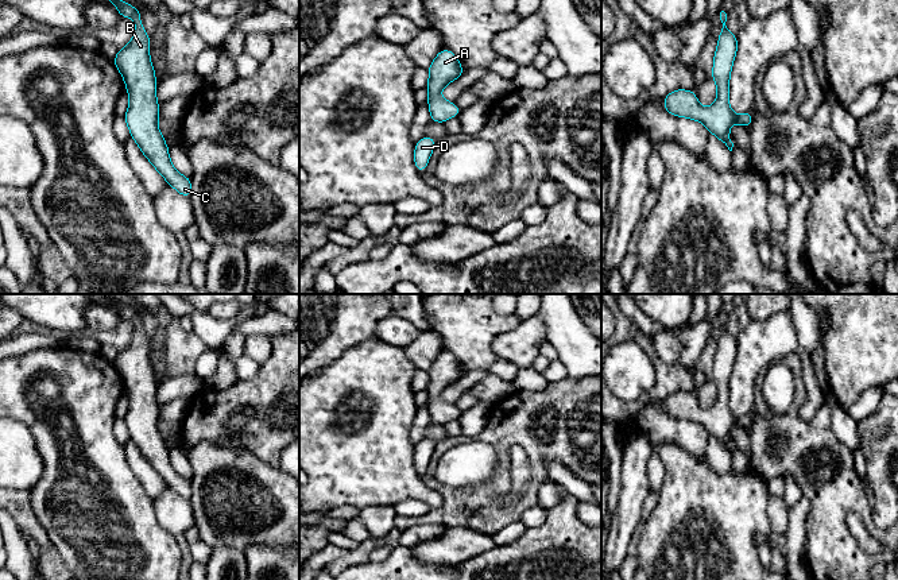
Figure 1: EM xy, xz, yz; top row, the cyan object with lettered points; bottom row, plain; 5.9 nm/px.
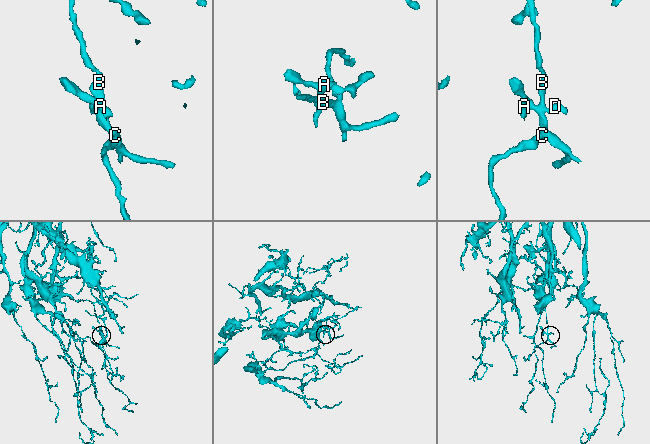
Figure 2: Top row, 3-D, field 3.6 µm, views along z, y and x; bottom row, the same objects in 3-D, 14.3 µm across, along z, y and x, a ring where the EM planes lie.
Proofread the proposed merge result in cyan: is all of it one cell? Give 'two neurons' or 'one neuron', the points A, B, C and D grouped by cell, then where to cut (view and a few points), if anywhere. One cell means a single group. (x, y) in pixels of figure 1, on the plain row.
one neuron | A B C D | no cut

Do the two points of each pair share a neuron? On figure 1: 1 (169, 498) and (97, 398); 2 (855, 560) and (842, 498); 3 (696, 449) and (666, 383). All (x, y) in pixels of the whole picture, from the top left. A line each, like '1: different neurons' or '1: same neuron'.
1: different neurons
2: same neuron
3: different neurons

